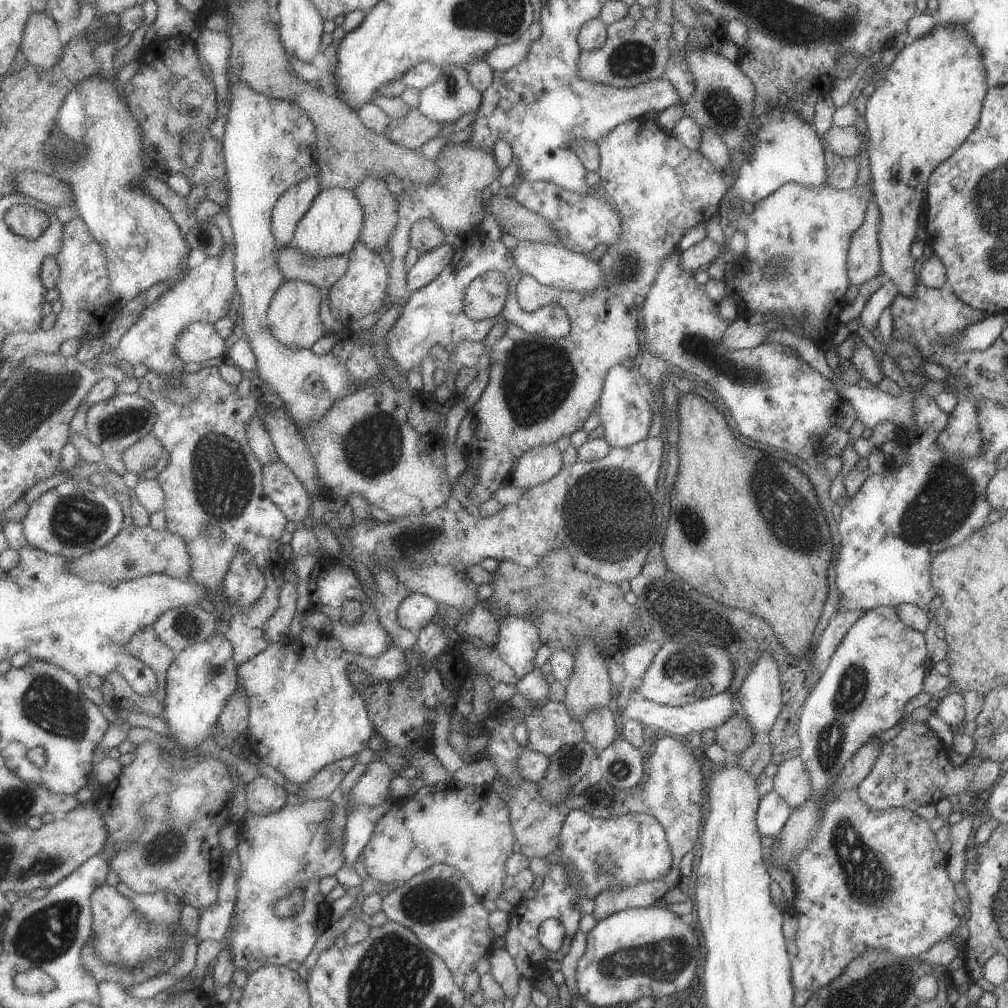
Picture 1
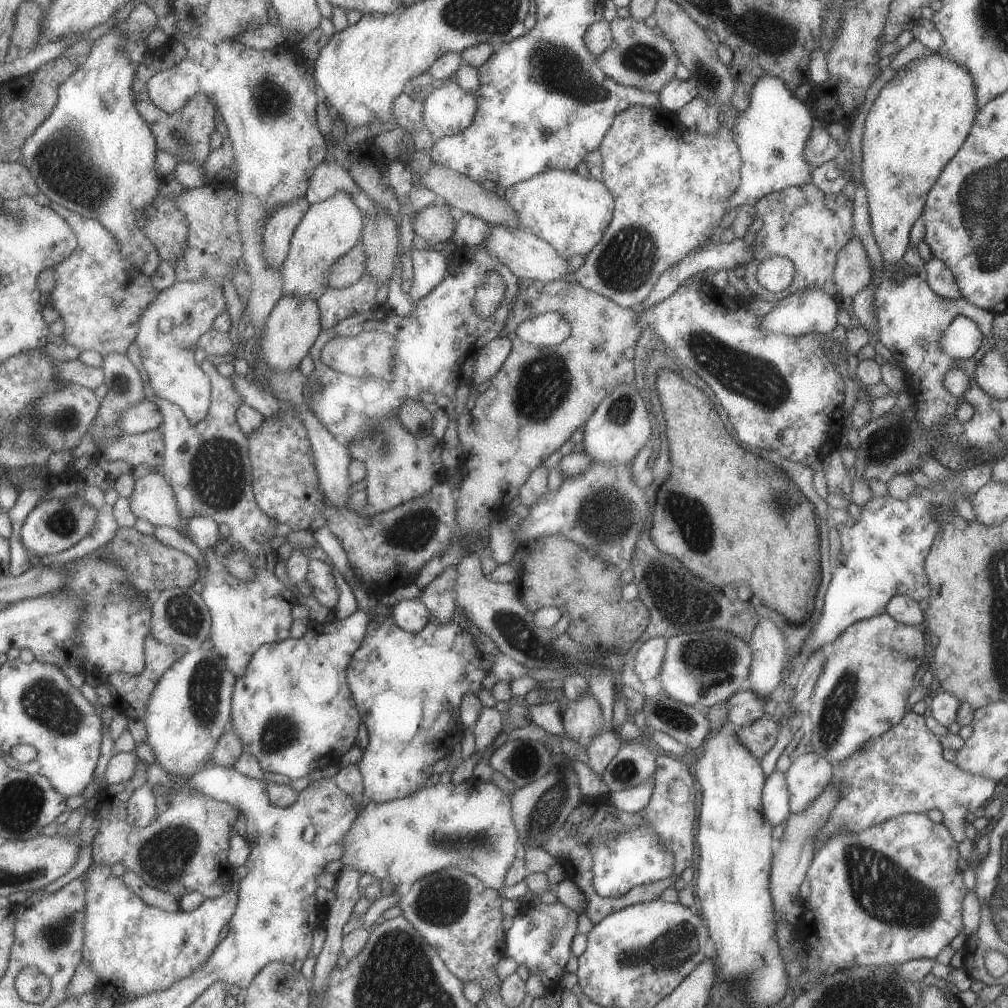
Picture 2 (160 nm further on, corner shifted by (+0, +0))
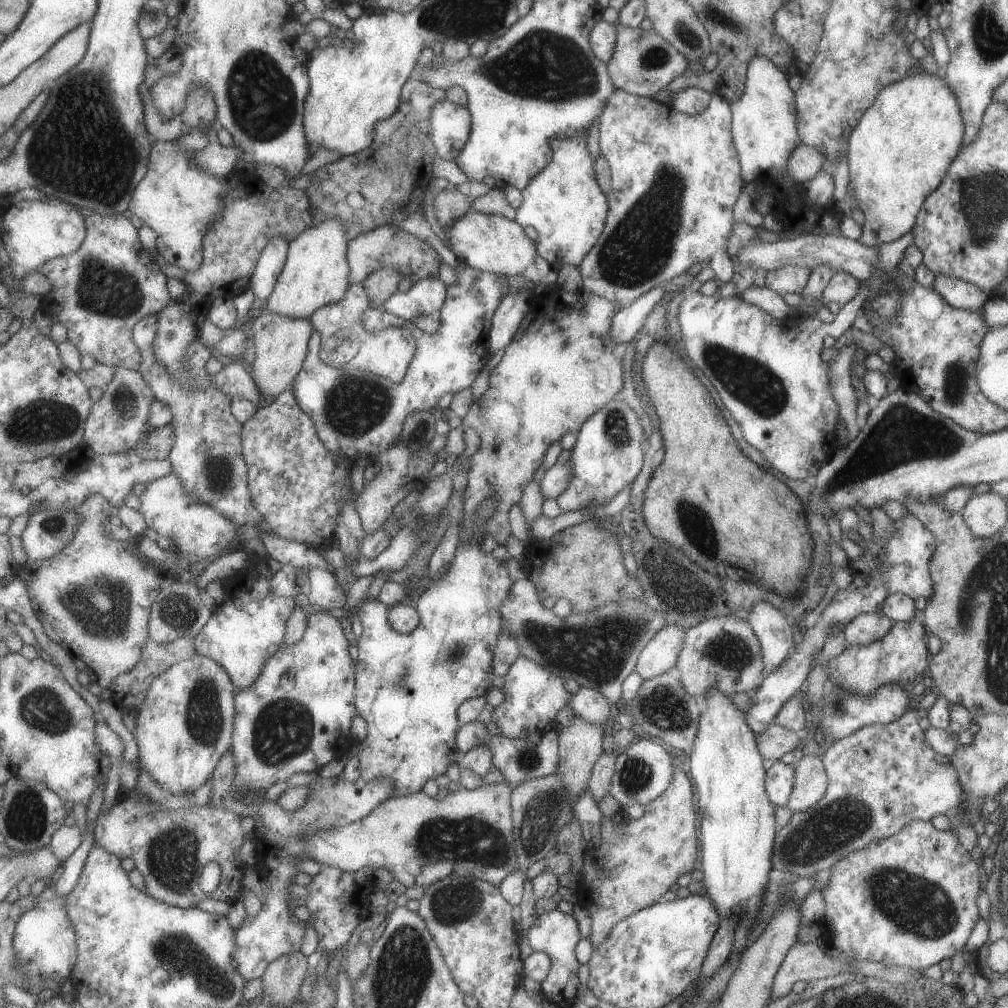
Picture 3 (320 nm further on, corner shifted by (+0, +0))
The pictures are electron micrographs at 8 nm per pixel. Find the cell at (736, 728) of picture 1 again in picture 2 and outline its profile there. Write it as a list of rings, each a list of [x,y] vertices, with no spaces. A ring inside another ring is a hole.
[[[757,719],[751,724],[742,726],[735,732],[741,744],[759,760],[766,752],[769,752],[775,744],[780,726],[773,720]]]

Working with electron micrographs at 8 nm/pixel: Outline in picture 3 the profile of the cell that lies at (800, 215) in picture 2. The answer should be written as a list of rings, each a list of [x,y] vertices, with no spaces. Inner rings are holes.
[[[789,265],[768,270],[765,287],[781,296],[789,293],[801,294],[811,271],[812,269]]]

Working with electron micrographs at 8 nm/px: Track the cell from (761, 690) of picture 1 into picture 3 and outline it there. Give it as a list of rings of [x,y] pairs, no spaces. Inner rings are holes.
[[[769,601],[756,602],[746,621],[757,637],[765,674],[775,670],[792,648],[789,620]]]

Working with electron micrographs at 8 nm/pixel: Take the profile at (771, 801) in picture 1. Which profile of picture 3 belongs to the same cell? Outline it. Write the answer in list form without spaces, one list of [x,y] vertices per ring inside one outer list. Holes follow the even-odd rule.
[[[777,760],[765,773],[765,792],[773,806],[785,807],[792,791],[794,765]]]

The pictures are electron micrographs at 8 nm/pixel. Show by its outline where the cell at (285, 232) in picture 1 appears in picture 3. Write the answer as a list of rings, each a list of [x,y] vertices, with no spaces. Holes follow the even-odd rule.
[[[277,237],[265,247],[251,283],[251,288],[261,305],[273,294],[284,271],[289,249],[290,242],[285,237]]]

